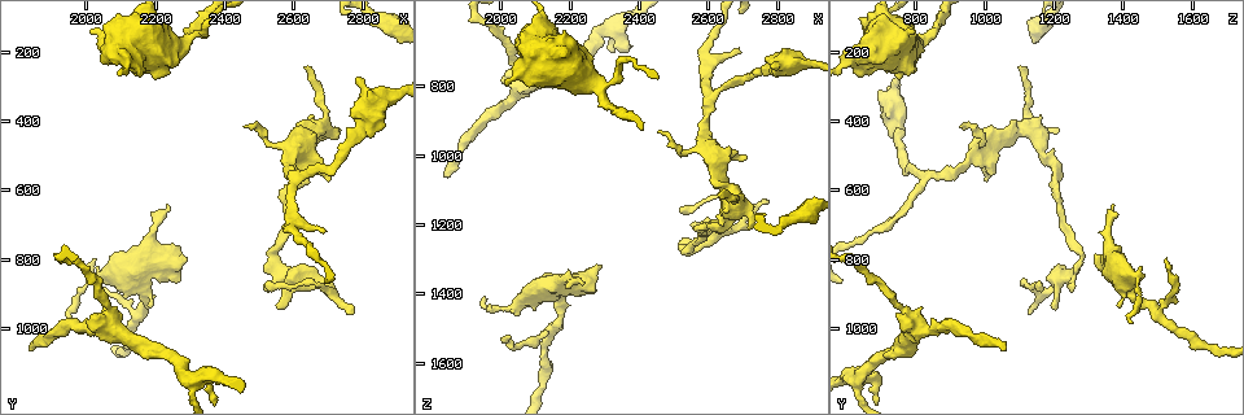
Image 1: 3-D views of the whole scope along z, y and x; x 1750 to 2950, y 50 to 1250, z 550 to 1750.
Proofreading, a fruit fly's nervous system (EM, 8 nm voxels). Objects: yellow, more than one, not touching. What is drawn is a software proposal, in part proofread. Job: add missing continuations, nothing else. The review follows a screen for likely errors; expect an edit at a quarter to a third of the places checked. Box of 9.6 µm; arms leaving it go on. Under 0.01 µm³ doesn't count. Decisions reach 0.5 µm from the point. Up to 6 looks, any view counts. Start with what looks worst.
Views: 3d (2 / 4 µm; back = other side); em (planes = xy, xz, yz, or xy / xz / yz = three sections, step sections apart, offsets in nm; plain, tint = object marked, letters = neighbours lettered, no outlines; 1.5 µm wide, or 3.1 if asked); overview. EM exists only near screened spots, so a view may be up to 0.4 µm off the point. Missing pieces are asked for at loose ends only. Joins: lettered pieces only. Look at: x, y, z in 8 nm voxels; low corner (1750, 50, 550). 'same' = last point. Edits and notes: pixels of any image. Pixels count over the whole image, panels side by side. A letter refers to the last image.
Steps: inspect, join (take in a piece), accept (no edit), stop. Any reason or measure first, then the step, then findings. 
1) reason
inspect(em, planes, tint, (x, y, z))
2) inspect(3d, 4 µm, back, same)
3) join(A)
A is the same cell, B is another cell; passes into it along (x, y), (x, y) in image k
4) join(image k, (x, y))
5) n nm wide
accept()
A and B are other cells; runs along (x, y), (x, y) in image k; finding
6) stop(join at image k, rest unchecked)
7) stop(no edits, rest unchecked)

an open end
inspect(em, planes, letters, (1830, 1070, 1070))

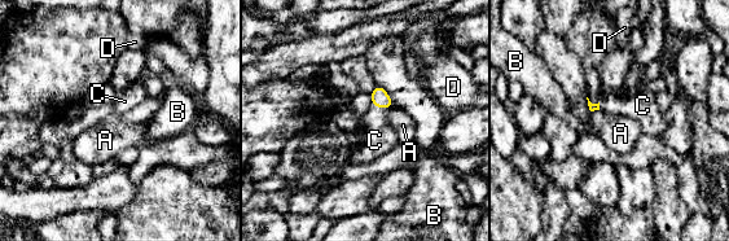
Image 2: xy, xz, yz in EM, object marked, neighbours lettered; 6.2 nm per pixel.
join(C)
C is the same cell, A, B and D are other cells; passes into it along (380, 99), (381, 106), (377, 137) in image 2; it goes on there

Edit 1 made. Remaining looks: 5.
inspect(overview)

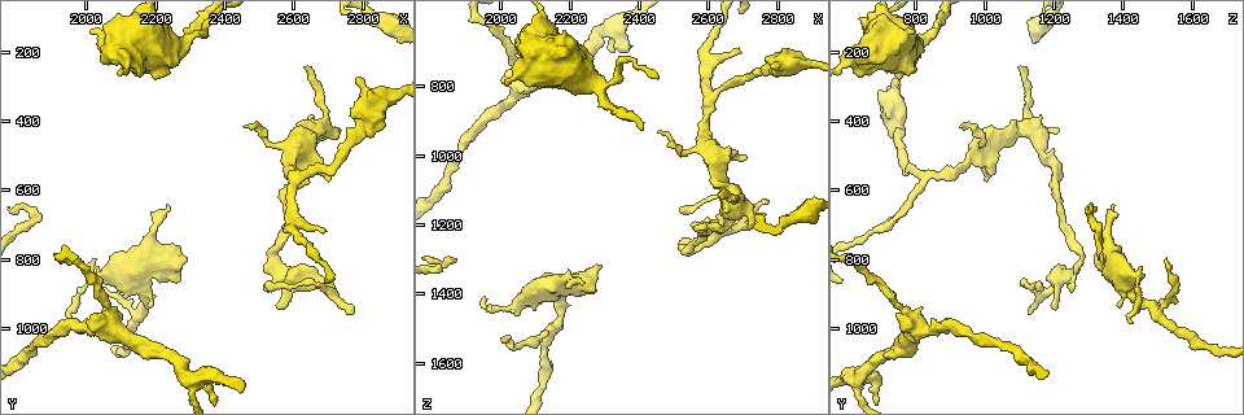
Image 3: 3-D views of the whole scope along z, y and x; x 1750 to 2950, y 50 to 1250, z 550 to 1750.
thin end
inspect(em, xy, step 8, letters, (2780, 940, 1130))

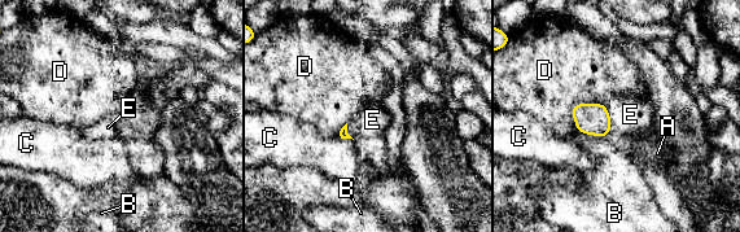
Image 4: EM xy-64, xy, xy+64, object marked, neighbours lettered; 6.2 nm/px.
D touches over 240 nm
accept()
A, B, C, D and E are other cells; border along (603, 104), (608, 112), (611, 130) in image 4; none of them fits

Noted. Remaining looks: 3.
thin end
inspect(em, planes, letters, (1950, 990, 1410))

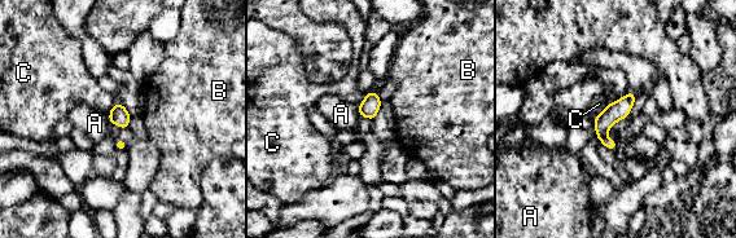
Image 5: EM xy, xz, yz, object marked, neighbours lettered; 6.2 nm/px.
accept()
A, B and C are other cells; border along (607, 105), (594, 118) in image 5; none of them fits

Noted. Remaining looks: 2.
stop(join at image 2, rest unchecked)

